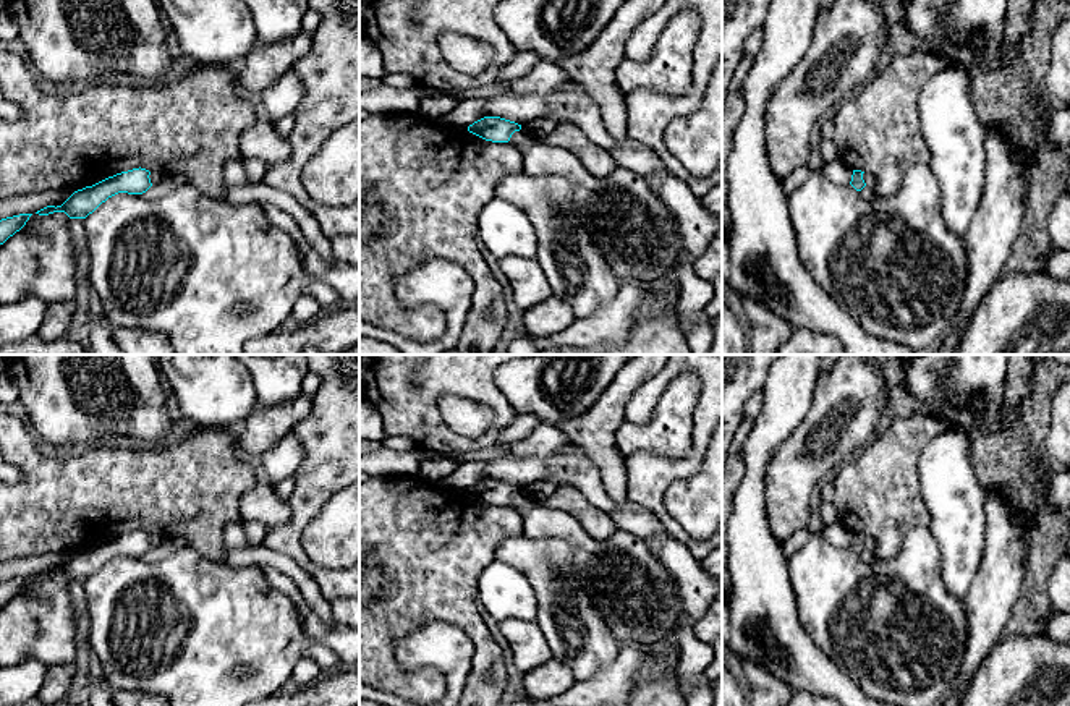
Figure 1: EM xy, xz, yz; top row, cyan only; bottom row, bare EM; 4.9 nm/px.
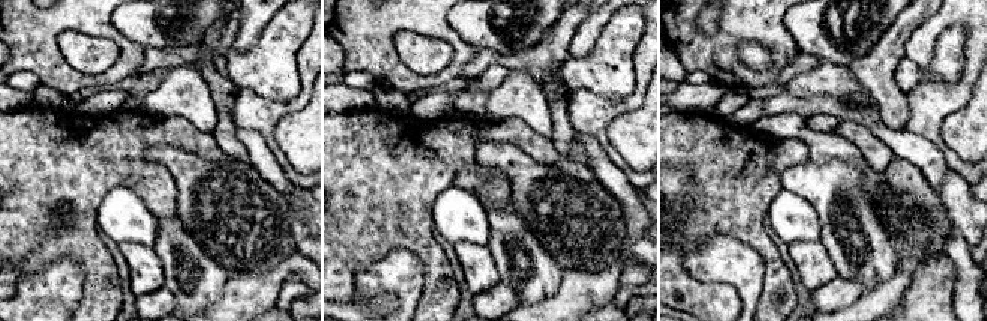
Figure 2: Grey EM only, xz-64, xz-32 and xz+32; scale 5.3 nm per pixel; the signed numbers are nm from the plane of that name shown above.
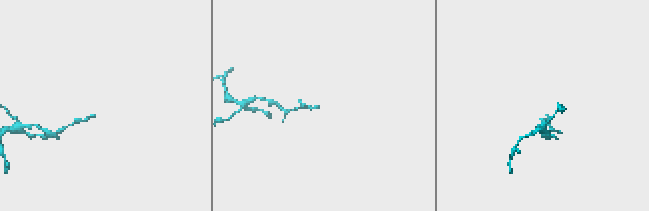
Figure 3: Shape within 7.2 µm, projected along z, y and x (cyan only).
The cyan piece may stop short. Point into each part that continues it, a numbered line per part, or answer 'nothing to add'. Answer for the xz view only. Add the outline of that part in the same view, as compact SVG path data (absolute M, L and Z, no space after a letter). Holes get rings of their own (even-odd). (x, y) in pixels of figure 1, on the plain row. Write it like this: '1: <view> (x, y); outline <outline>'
1: xz (635, 593); outline M515 494L510 504L523 515L528 538L550 536L568 542L575 576L588 589L622 646L639 648L673 640L677 623L686 610L677 583L644 539L623 530L615 530L605 539L594 539L563 510L544 507L523 494Z

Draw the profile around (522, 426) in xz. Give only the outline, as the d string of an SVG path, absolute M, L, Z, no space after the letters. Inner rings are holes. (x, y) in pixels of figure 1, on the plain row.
M518 415L503 431L500 431L497 444L512 444L528 437L542 419L531 415Z

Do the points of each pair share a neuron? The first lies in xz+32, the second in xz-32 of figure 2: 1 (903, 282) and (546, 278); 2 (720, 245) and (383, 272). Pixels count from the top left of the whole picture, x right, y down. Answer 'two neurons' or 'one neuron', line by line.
1: two neurons
2: one neuron

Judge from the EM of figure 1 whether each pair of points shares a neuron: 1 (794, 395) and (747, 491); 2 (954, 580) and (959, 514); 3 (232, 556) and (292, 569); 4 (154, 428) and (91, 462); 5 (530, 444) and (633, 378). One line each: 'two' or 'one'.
1: one
2: one
3: one
4: two
5: two

